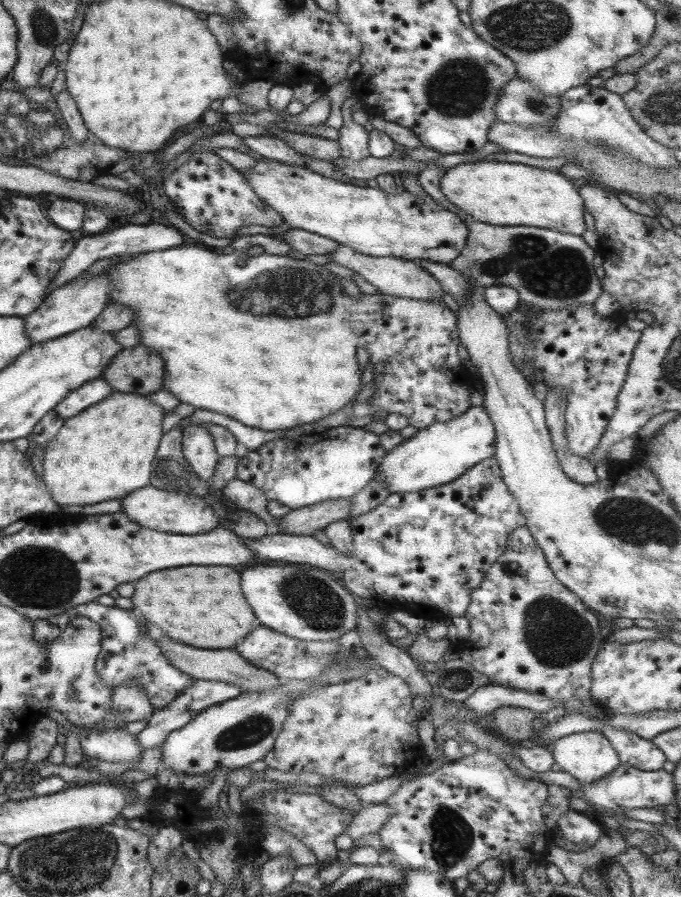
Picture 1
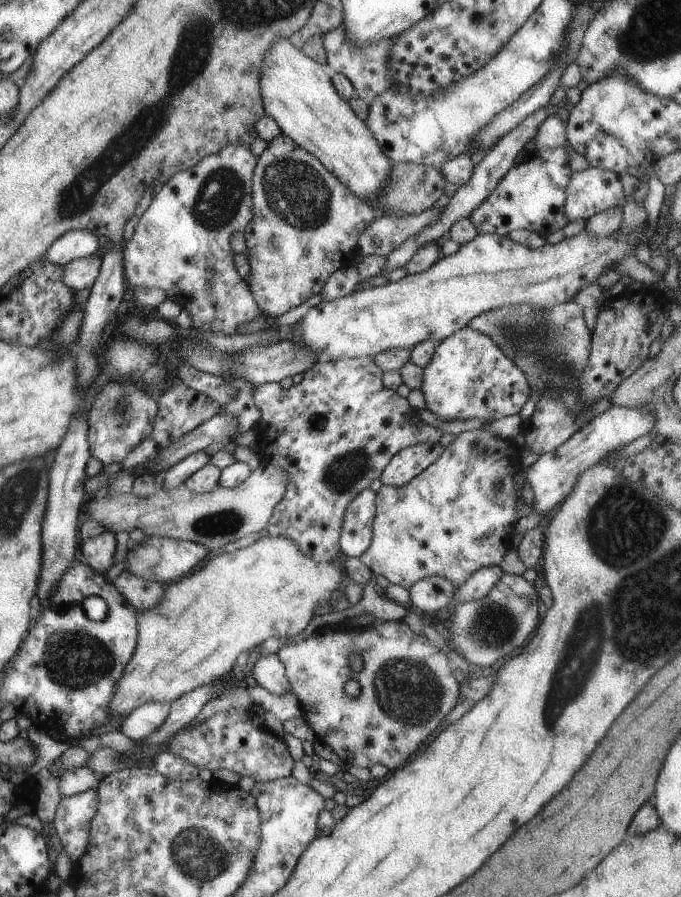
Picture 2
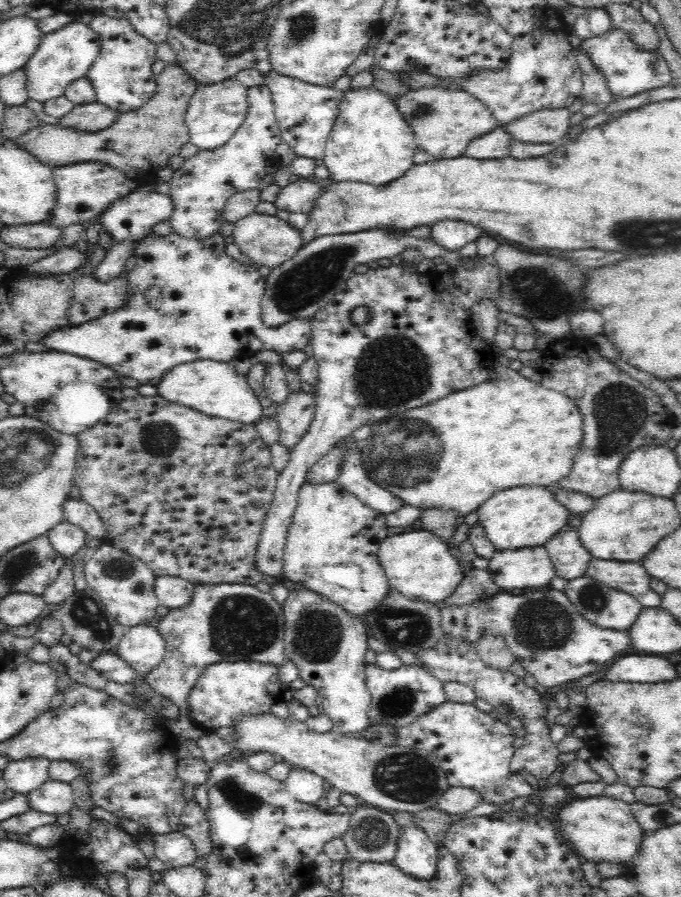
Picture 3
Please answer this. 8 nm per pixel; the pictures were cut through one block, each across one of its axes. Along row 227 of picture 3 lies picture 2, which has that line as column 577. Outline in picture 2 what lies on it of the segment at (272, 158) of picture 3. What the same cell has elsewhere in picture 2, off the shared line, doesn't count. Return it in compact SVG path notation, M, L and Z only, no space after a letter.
M589 167L571 173L563 202L563 216L569 222L585 220L607 208L622 208L623 205L623 188L614 172Z

